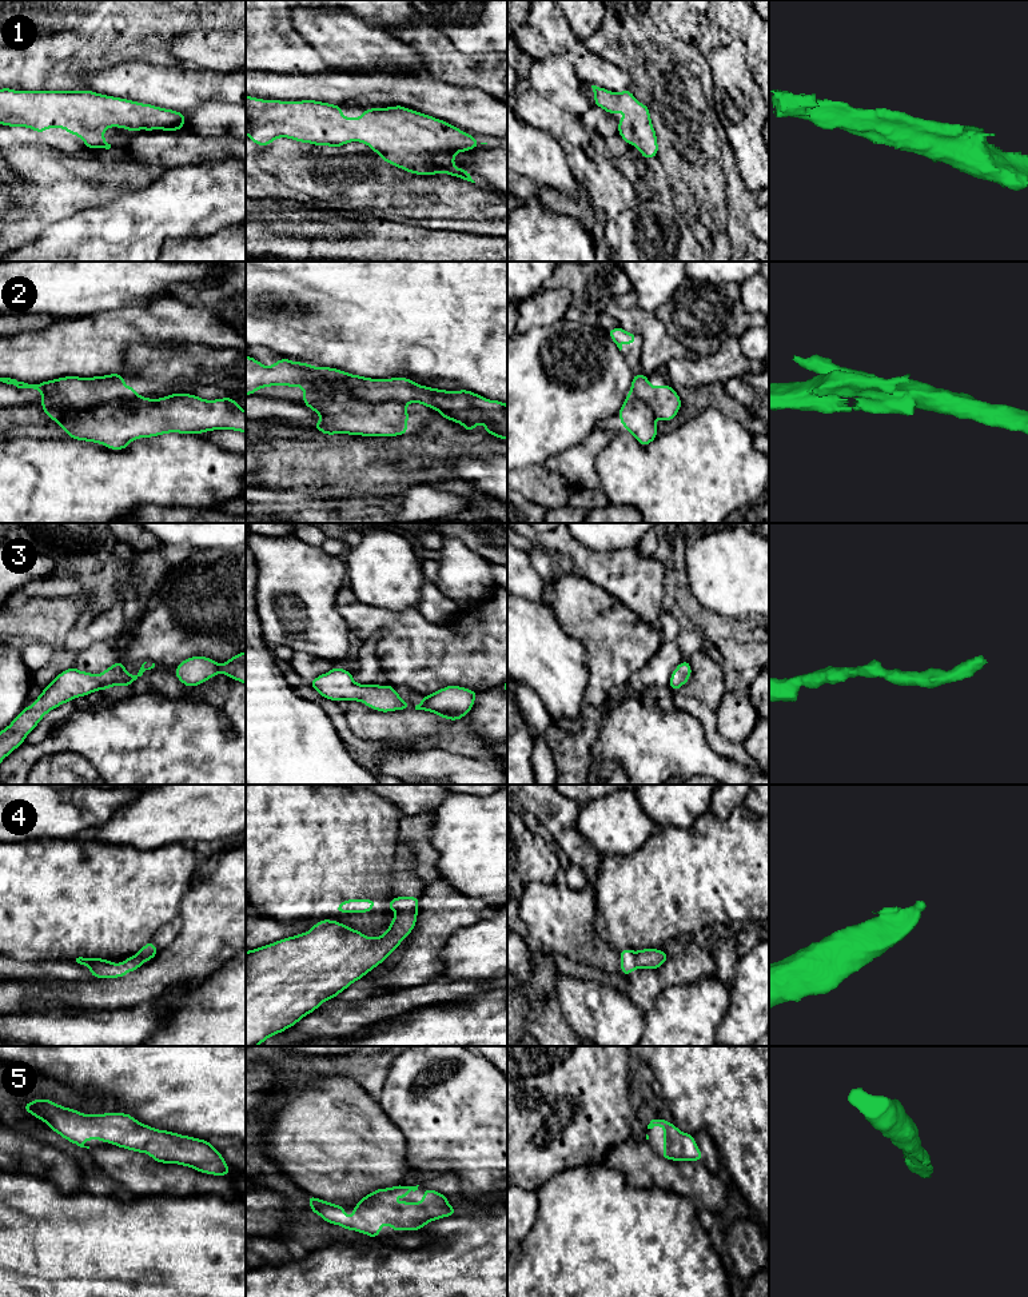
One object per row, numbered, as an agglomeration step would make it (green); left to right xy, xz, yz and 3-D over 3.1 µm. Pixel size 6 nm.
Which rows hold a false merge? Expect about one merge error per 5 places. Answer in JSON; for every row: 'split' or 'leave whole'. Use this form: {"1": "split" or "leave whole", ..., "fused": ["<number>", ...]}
{"1": "leave whole", "2": "split", "3": "leave whole", "4": "leave whole", "5": "leave whole", "fused": ["2"]}

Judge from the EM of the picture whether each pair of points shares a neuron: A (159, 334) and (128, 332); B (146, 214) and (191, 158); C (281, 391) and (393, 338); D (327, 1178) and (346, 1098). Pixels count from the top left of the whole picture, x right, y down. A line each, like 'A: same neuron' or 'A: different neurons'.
A: same neuron
B: different neurons
C: different neurons
D: same neuron

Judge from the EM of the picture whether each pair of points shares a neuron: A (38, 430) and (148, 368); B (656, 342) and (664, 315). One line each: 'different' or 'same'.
A: same
B: different

